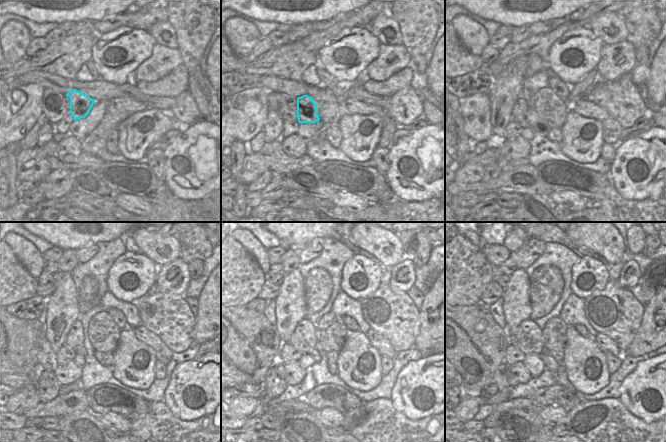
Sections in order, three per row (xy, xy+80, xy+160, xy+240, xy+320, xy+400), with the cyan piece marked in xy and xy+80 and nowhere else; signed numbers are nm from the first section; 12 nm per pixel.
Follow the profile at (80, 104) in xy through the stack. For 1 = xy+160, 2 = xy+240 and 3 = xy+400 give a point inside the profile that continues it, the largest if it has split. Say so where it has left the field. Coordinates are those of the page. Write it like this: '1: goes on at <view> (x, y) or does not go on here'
1: goes on at xy+160 (535, 122)
2: goes on at xy+240 (99, 356)
3: goes on at xy+400 (562, 379)

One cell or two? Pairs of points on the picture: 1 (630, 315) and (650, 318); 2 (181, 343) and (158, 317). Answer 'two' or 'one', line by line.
1: two
2: one

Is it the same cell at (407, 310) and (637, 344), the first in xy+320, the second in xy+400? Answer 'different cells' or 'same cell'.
different cells

